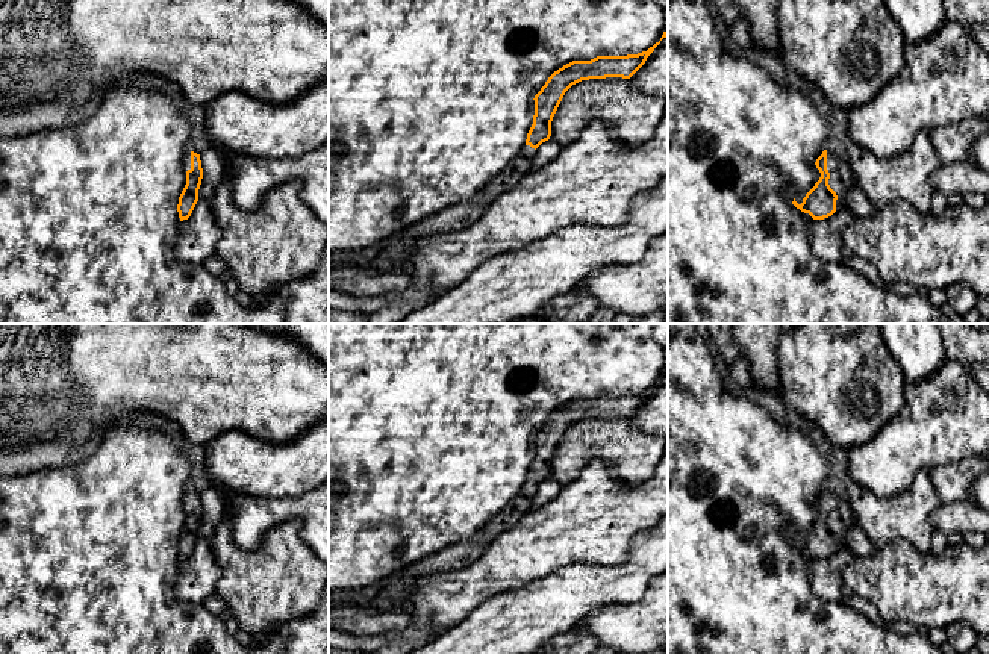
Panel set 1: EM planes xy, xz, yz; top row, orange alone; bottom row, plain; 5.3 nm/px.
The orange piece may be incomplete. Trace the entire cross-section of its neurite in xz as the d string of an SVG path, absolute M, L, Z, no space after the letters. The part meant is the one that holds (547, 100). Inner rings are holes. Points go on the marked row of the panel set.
M660 41L638 54L597 56L591 61L572 61L554 71L533 98L535 115L526 145L509 165L465 203L454 204L397 233L391 245L362 266L363 271L371 276L404 272L407 257L413 251L417 239L470 227L498 195L510 191L532 170L536 148L550 139L553 117L565 92L572 85L589 79L630 79L659 44Z

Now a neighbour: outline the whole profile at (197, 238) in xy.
M198 200L191 216L180 221L176 256L182 262L201 266L215 253L218 226L212 216L209 200Z

